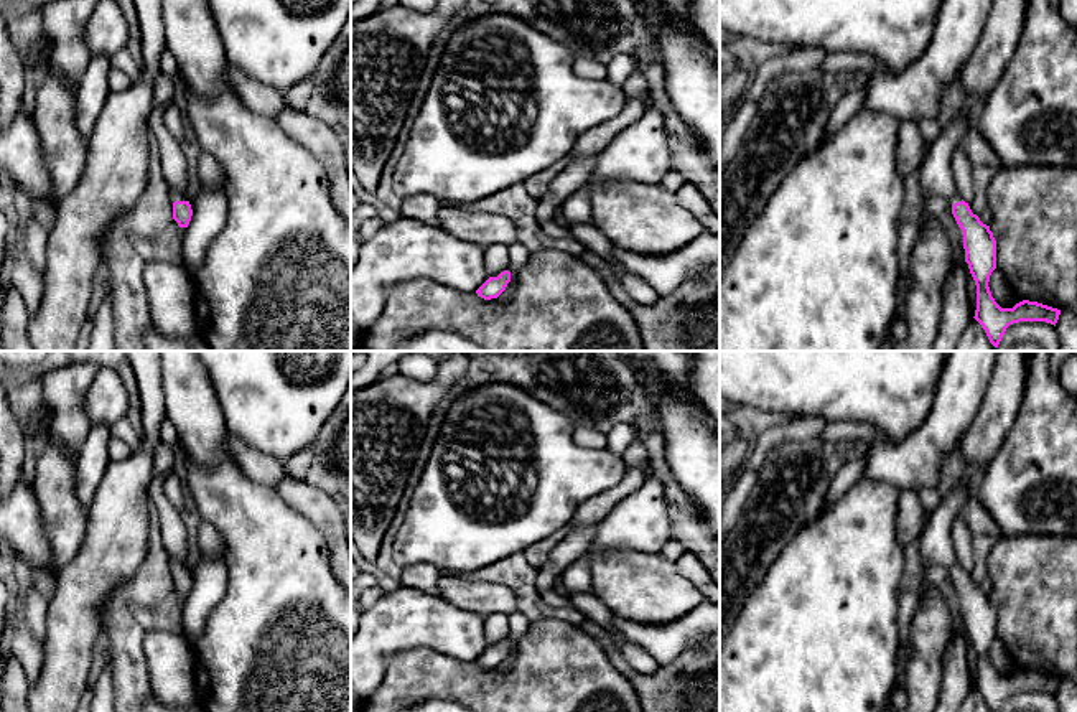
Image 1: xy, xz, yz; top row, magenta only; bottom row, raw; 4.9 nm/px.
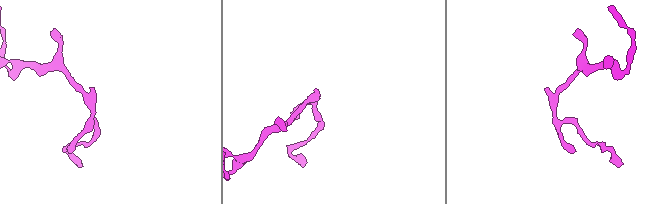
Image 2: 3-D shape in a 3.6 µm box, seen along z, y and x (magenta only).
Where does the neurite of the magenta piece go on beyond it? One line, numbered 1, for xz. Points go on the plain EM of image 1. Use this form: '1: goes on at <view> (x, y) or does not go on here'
1: does not go on here

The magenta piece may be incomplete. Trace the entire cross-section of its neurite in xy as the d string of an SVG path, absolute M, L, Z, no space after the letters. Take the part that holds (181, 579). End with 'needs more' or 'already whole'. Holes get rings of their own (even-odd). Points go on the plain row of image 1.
M171 559L171 570L173 570L173 588L178 592L180 597L188 597L193 578L189 570L184 564Z; needs more

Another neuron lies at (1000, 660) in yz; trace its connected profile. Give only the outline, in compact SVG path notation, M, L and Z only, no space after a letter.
M998 636L991 641L988 656L990 656L990 661L991 661L991 666L995 668L995 671L1001 677L1005 677L1009 672L1011 659L1006 654L1006 648Z

